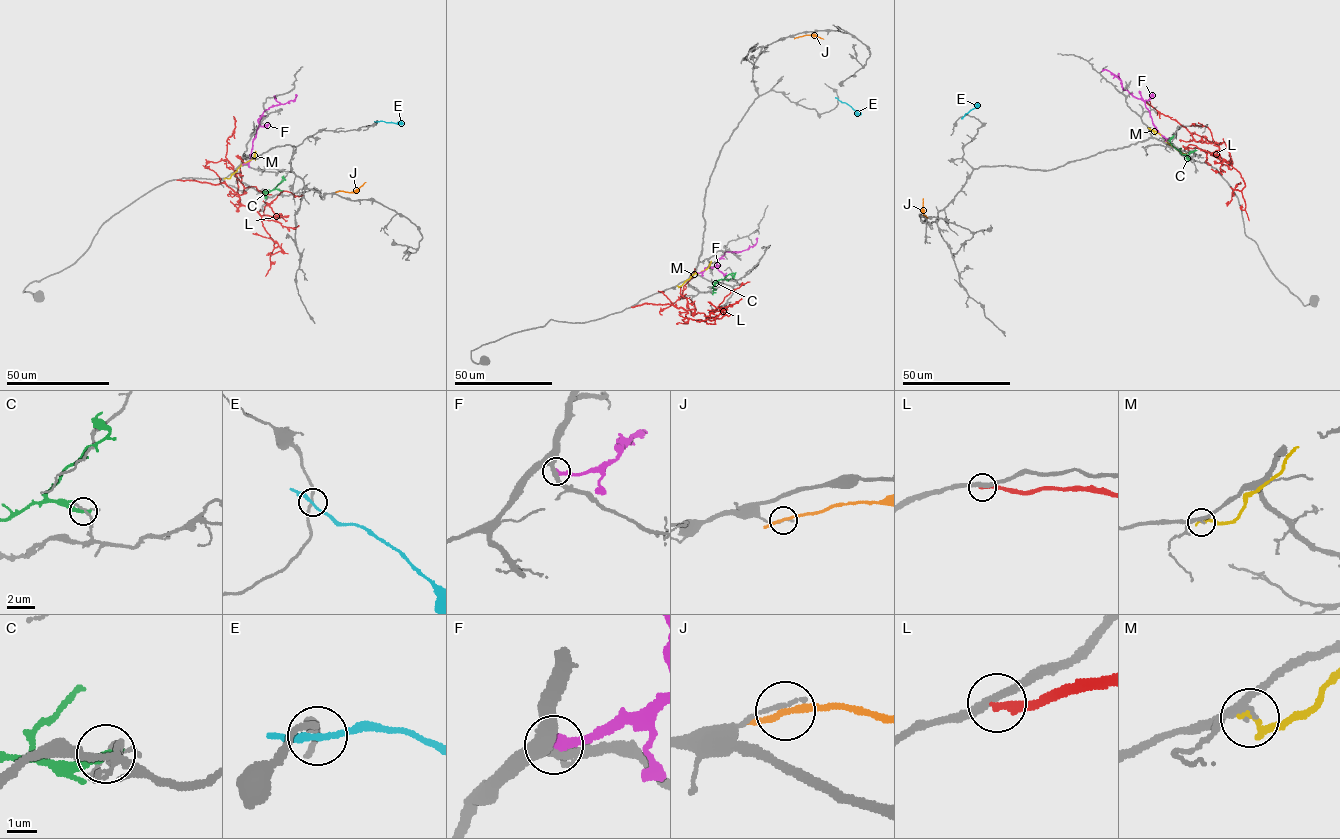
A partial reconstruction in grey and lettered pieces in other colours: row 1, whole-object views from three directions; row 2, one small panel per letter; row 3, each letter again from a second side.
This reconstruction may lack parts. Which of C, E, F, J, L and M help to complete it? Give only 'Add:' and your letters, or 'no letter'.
Add: no letter

